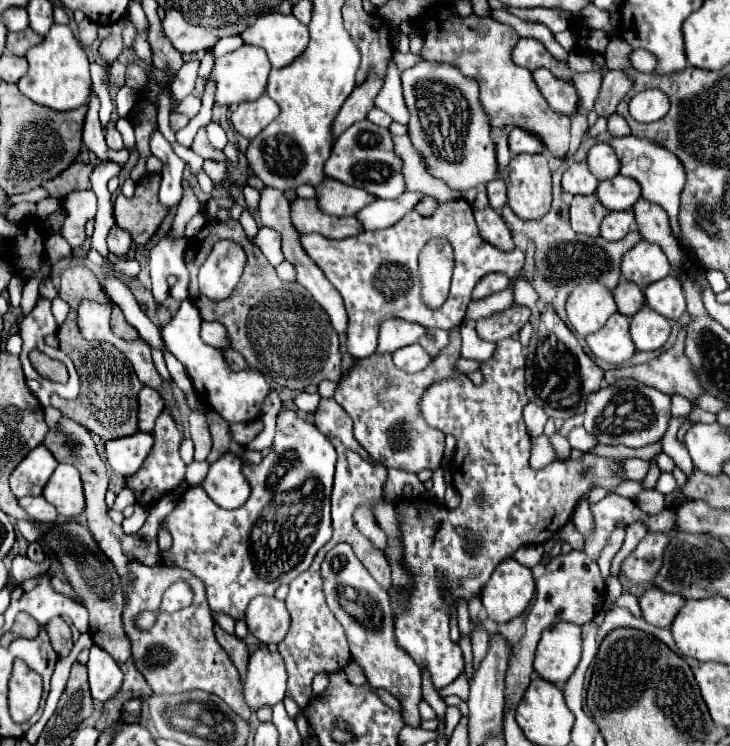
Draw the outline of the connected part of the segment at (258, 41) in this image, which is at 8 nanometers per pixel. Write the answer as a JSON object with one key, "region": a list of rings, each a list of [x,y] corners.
{"region":[[[267,13],[259,17],[251,27],[241,33],[241,39],[249,45],[263,47],[275,69],[281,69],[295,61],[309,43],[307,25],[293,15]]]}

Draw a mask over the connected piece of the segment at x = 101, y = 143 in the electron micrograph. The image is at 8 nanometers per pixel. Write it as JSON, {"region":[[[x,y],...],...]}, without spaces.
{"region":[[[97,97],[89,99],[89,111],[87,111],[87,117],[85,117],[85,127],[83,127],[83,143],[101,161],[113,161],[113,163],[123,165],[130,157],[129,151],[125,148],[119,151],[111,151],[105,145],[103,129],[101,129],[101,123],[99,123],[99,99]]]}

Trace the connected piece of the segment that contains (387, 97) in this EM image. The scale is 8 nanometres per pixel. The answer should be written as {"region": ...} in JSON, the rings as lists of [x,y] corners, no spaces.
{"region":[[[393,61],[389,63],[387,77],[385,77],[385,83],[383,83],[381,91],[379,91],[379,97],[375,97],[375,107],[389,113],[391,119],[407,125],[409,111],[407,111],[403,95],[401,95],[401,79],[399,79],[399,71],[397,71]]]}

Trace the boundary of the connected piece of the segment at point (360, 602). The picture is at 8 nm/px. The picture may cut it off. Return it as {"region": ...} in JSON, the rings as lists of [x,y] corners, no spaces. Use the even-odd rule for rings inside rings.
{"region":[[[339,543],[331,551],[327,551],[325,561],[321,565],[321,575],[325,581],[323,591],[325,591],[327,605],[337,617],[337,621],[343,625],[351,647],[351,655],[363,667],[369,685],[387,689],[393,697],[397,697],[403,709],[401,715],[405,725],[419,727],[421,725],[419,703],[423,699],[421,669],[395,643],[393,615],[391,615],[387,591],[381,589],[381,585],[375,579],[371,579],[369,571],[363,567],[363,563],[357,559],[357,555],[347,543]]]}

